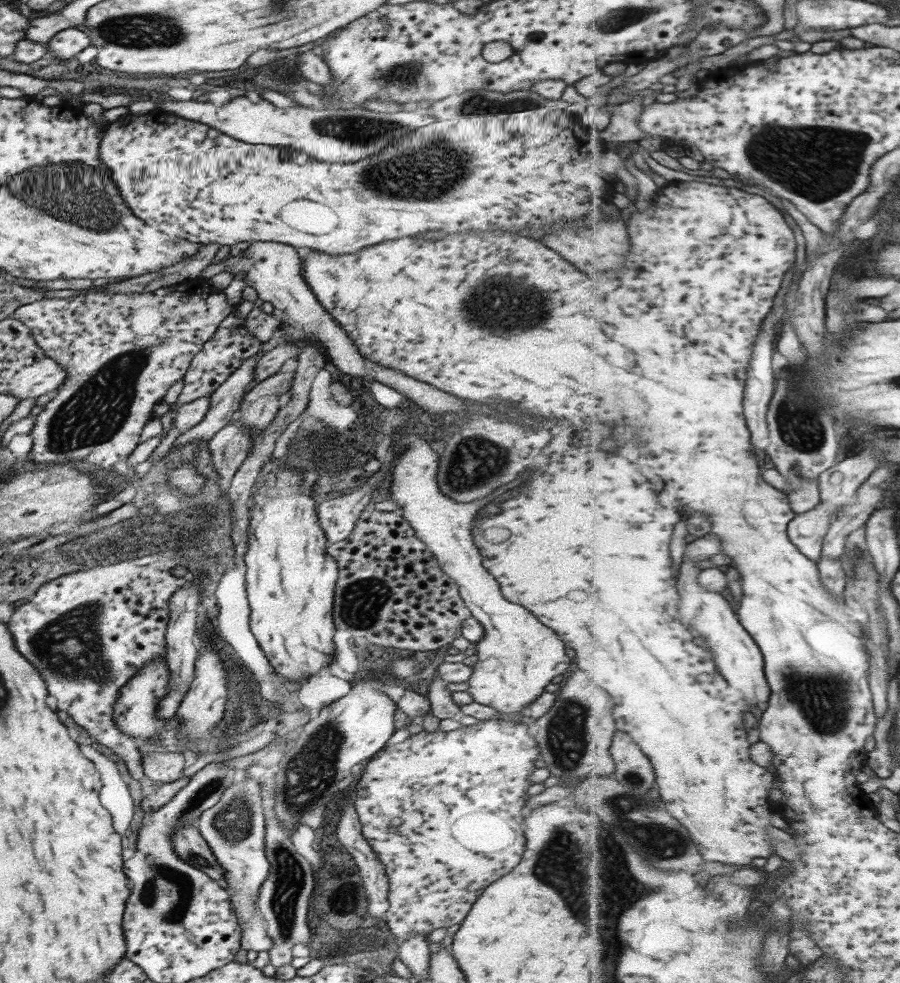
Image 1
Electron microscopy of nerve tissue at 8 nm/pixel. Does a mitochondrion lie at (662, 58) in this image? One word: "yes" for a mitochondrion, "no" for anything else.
no

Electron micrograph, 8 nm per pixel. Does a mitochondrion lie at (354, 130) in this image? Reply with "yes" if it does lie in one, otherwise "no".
yes

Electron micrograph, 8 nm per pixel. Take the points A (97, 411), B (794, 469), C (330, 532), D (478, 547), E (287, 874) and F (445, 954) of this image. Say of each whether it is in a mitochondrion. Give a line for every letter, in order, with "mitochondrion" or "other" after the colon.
A: mitochondrion
B: mitochondrion
C: other
D: other
E: mitochondrion
F: other

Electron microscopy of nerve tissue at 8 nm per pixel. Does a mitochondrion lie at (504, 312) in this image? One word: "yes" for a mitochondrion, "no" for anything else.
yes

